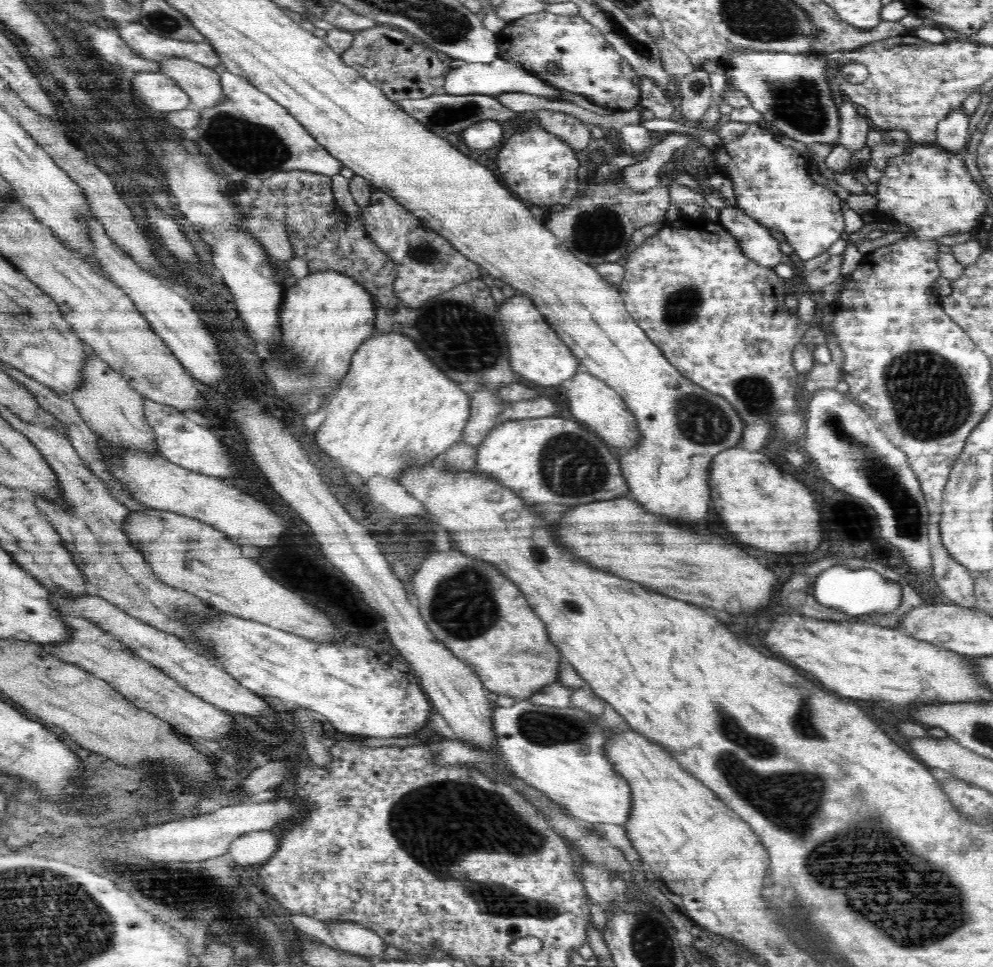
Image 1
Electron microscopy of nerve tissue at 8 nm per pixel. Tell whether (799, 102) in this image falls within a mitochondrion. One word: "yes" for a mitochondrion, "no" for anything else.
yes

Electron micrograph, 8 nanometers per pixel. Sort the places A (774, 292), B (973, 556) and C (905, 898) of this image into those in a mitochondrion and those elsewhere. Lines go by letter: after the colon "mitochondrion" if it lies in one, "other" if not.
A: other
B: other
C: mitochondrion

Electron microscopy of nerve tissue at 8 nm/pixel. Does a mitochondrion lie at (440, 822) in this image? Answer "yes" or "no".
yes

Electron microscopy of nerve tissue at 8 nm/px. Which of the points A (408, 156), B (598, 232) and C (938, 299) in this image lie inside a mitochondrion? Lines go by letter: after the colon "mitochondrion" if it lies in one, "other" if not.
A: other
B: mitochondrion
C: other

